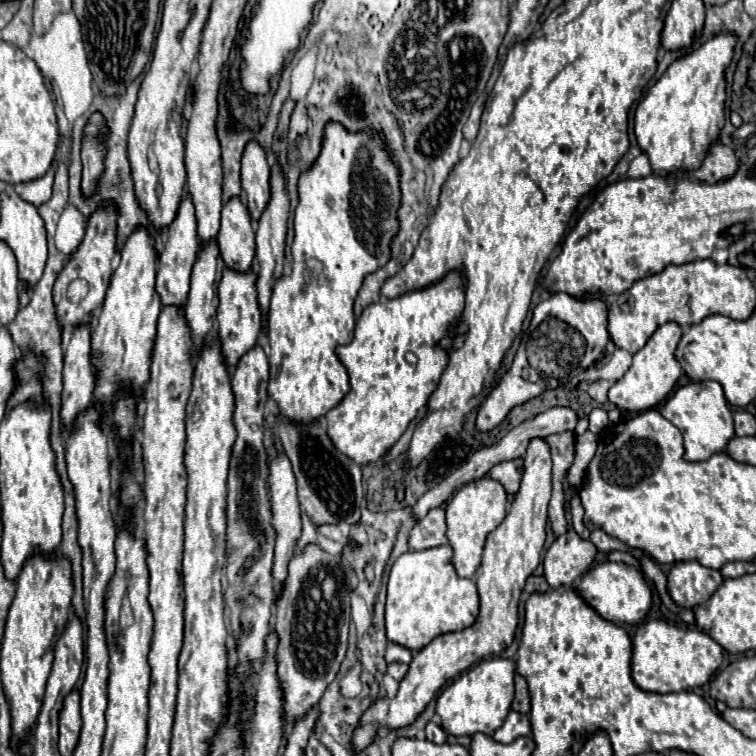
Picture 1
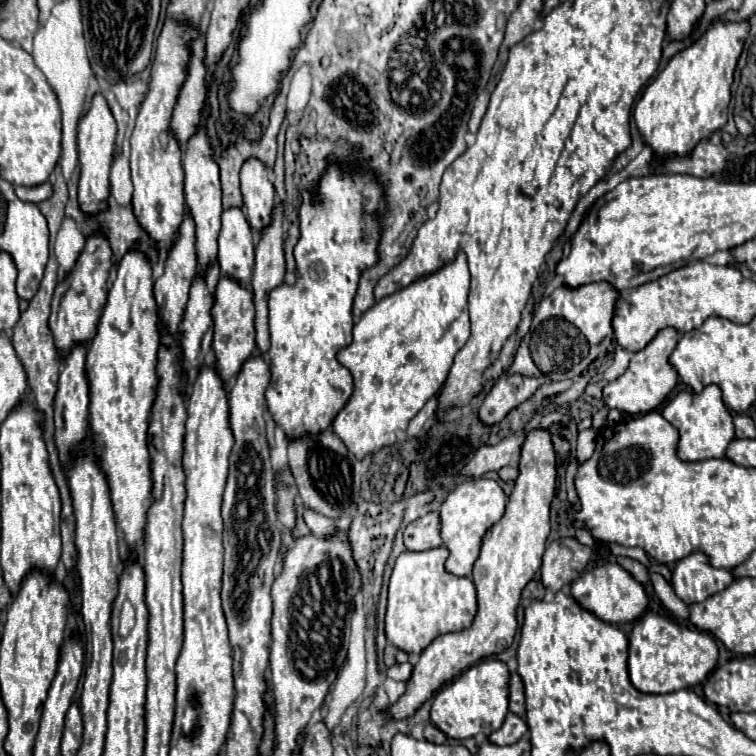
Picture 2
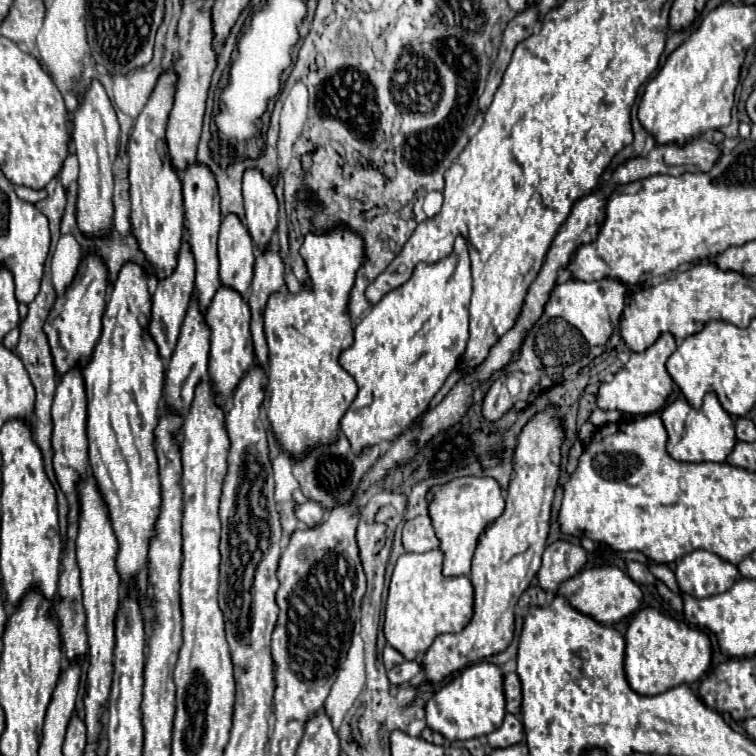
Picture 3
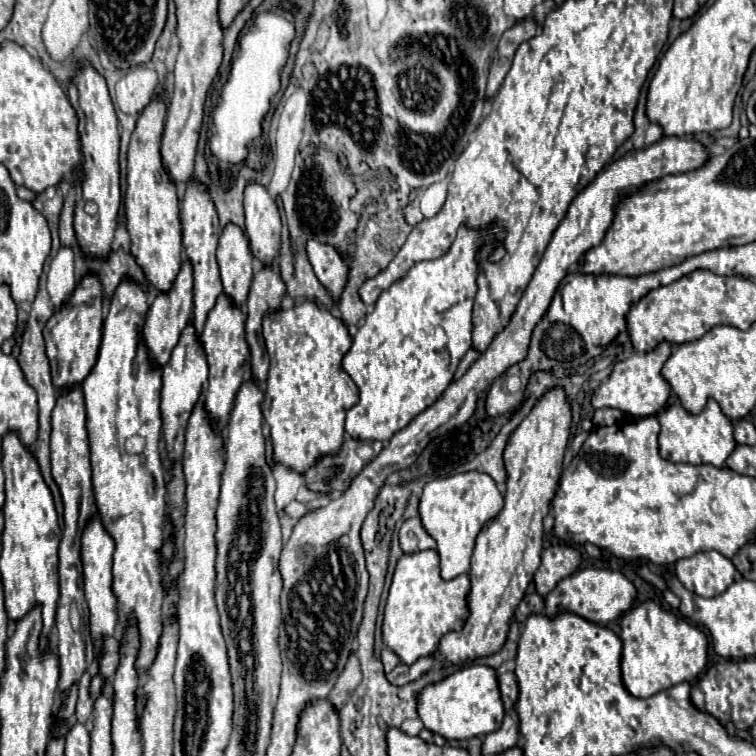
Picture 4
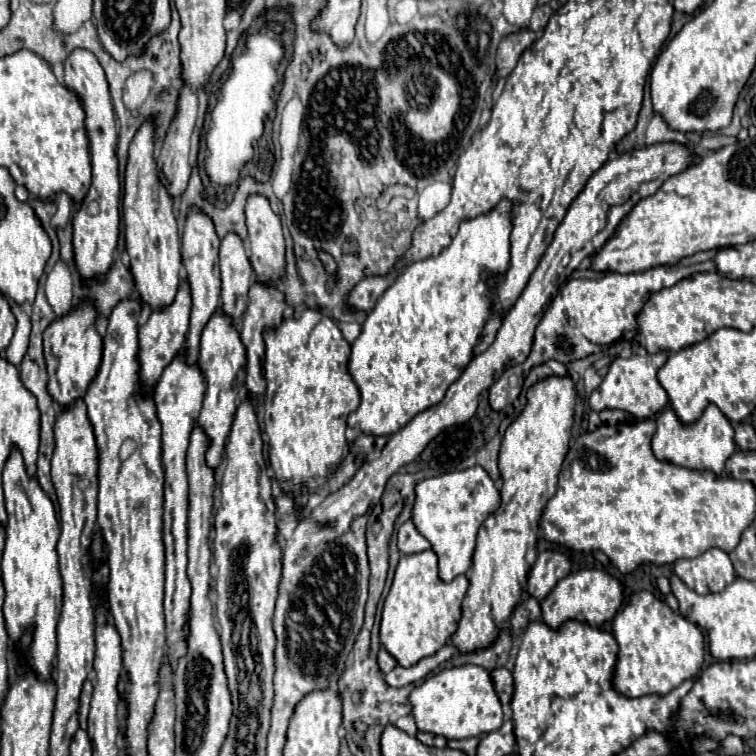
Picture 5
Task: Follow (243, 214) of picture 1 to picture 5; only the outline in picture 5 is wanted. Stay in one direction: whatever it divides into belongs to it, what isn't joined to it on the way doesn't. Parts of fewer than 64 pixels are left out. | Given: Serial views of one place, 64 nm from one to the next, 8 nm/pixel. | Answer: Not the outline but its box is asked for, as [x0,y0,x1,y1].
[220,234,252,324]

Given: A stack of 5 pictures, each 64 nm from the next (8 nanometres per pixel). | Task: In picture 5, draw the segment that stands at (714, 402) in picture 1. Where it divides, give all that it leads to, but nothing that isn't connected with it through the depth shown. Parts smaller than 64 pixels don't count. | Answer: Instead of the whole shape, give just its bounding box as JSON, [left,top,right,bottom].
[652,404,736,476]

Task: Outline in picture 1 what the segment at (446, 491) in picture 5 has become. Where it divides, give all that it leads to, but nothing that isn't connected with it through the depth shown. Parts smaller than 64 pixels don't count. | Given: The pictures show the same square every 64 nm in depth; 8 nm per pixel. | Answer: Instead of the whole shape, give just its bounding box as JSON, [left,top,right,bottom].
[446,478,506,578]

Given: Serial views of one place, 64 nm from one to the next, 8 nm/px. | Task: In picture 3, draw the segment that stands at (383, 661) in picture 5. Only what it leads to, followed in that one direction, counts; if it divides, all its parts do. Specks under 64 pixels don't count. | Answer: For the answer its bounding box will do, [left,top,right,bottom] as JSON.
[384,646,404,670]

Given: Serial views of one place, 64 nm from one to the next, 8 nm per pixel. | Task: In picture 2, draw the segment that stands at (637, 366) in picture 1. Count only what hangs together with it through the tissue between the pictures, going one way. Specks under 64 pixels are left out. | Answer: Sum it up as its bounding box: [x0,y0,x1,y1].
[602,328,680,414]

